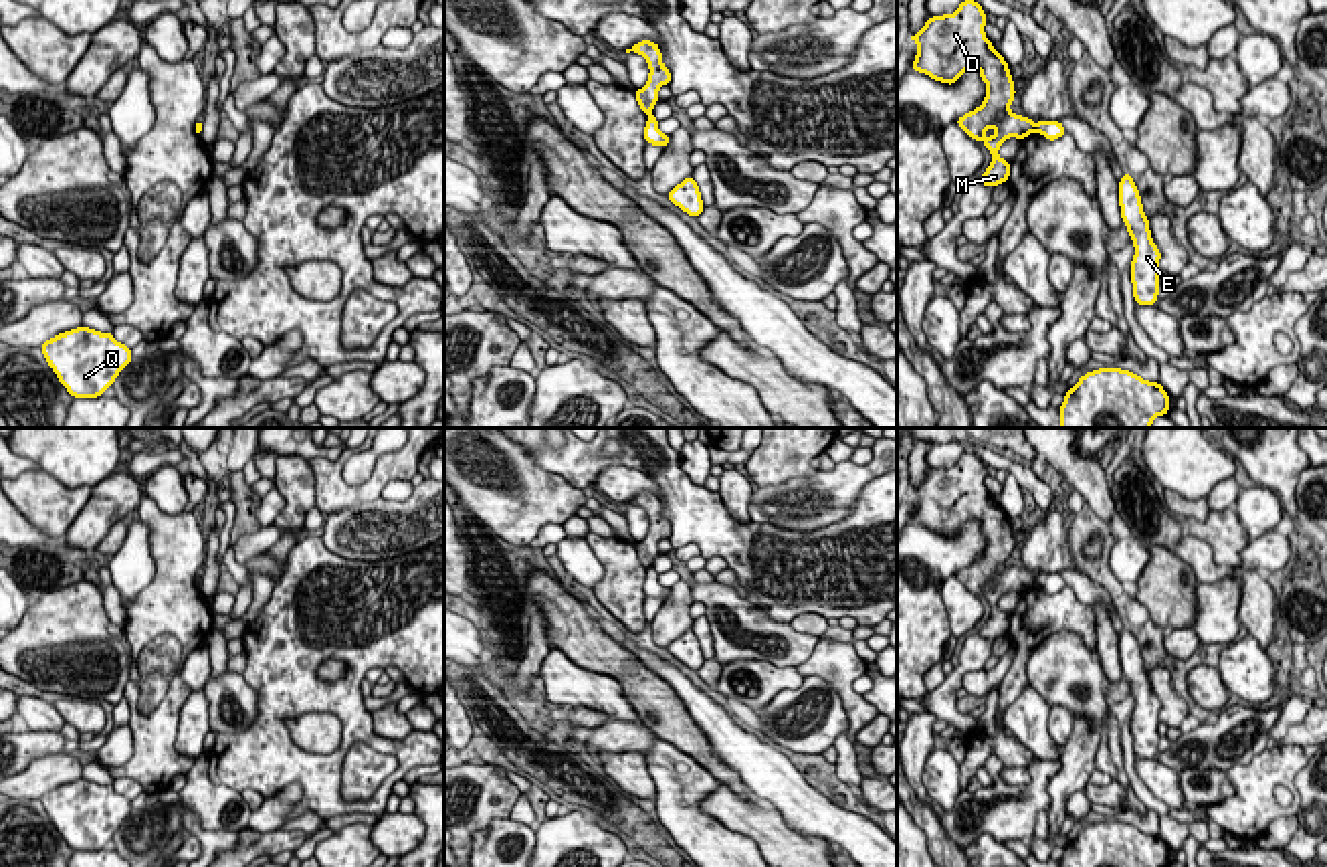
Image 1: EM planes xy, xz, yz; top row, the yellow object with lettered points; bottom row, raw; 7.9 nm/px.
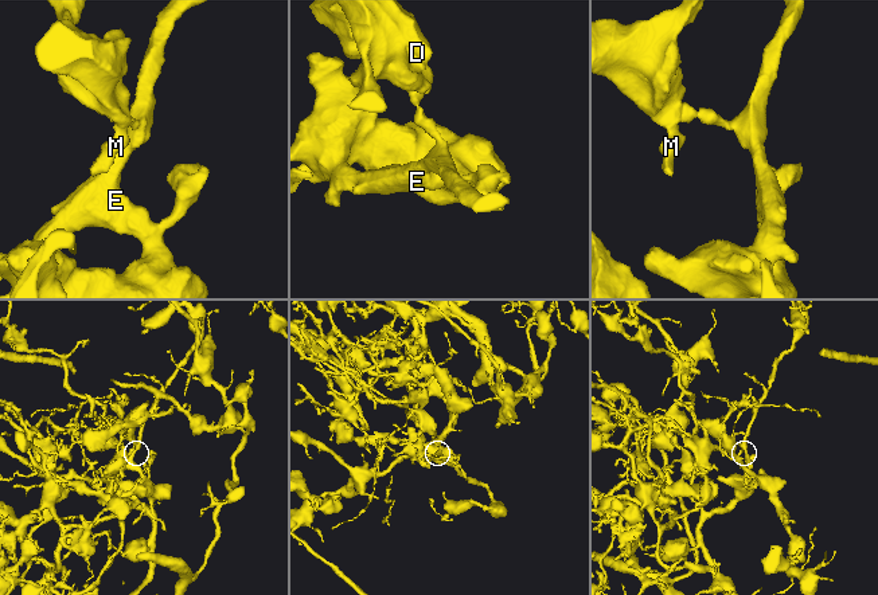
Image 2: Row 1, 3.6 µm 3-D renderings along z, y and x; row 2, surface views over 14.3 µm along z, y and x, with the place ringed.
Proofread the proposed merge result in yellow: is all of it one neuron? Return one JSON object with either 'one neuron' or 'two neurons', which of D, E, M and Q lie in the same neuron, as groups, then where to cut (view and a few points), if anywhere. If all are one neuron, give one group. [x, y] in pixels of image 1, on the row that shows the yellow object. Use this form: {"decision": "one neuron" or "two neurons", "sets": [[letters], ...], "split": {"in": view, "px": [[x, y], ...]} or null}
{"decision": "two neurons", "sets": [["D", "M"], ["E", "Q"]], "split": {"in": "yz", "px": [[1035, 124], [1037, 130]]}}

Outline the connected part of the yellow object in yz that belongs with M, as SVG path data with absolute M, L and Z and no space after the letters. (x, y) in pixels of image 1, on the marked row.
M963 0L953 14L931 16L911 40L917 42L913 71L935 81L953 85L969 67L980 71L986 97L955 123L990 150L992 162L978 182L996 188L1010 176L1010 162L998 156L998 148L1010 137L1026 139L1036 123L1010 111L1014 81L1008 63L986 38L986 22L984 8L976 0Z

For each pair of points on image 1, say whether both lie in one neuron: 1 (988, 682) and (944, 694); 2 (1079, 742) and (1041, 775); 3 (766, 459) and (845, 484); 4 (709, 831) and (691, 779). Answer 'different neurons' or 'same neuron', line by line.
1: different neurons
2: different neurons
3: different neurons
4: same neuron

